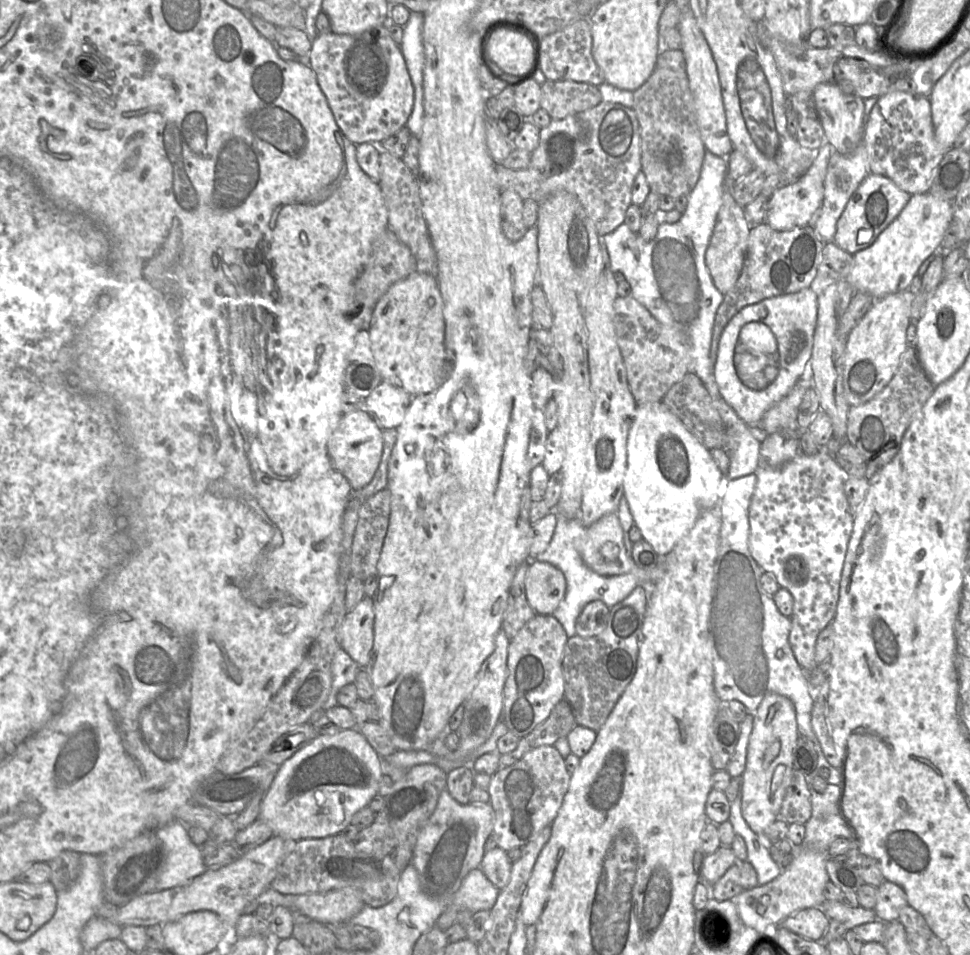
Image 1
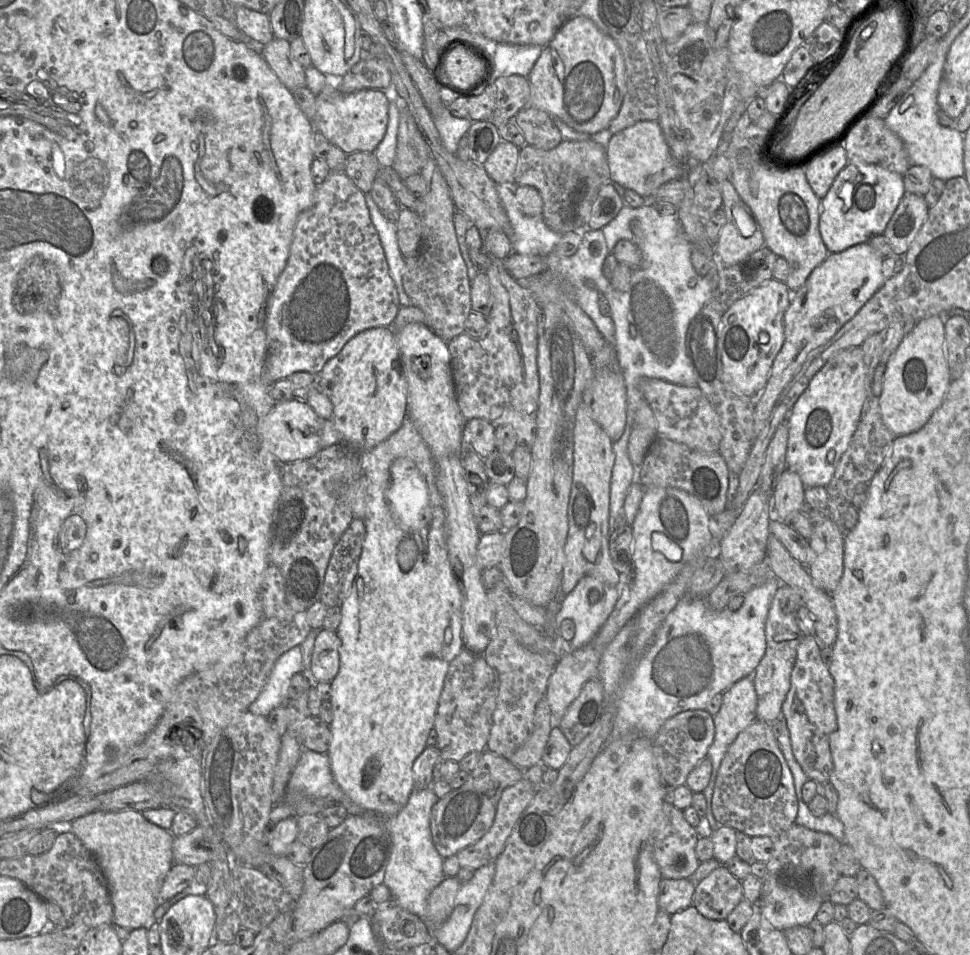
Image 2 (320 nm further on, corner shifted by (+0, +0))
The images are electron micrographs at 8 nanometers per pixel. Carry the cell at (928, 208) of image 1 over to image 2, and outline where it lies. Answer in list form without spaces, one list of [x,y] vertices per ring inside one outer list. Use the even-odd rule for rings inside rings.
[[[864,242],[842,252],[829,253],[802,287],[792,291],[790,306],[784,316],[784,344],[773,362],[764,390],[755,401],[753,440],[766,425],[785,387],[809,354],[829,341],[852,319],[885,281],[883,258],[868,242]]]

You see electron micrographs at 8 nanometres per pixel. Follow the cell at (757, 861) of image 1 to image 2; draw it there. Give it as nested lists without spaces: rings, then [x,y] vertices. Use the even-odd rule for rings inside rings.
[[[747,676],[736,683],[734,683],[731,688],[725,691],[723,694],[723,702],[719,712],[714,715],[714,739],[709,746],[707,757],[710,759],[712,764],[712,772],[710,776],[709,783],[707,787],[703,790],[703,794],[705,795],[707,808],[705,815],[709,821],[710,827],[712,831],[716,831],[720,825],[718,821],[714,818],[712,813],[712,796],[713,789],[715,786],[715,781],[717,777],[717,773],[721,762],[727,752],[728,747],[734,742],[736,737],[742,732],[746,727],[748,727],[755,719],[756,719],[756,709],[757,709],[757,694],[753,682],[752,676]]]

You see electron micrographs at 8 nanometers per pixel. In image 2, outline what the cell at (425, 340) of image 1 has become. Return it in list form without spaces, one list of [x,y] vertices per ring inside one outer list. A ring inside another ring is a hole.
[[[371,328],[355,335],[336,356],[326,362],[317,374],[316,387],[333,405],[332,418],[324,420],[333,422],[342,442],[363,452],[387,439],[402,425],[408,404],[408,384],[394,328]]]

